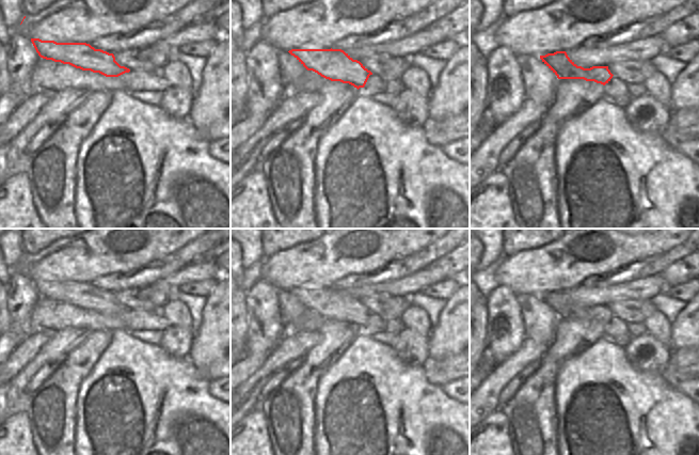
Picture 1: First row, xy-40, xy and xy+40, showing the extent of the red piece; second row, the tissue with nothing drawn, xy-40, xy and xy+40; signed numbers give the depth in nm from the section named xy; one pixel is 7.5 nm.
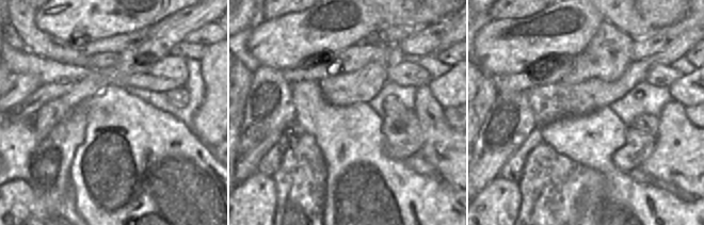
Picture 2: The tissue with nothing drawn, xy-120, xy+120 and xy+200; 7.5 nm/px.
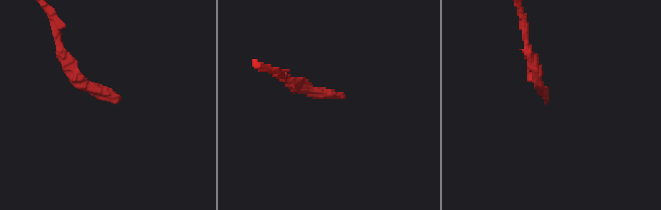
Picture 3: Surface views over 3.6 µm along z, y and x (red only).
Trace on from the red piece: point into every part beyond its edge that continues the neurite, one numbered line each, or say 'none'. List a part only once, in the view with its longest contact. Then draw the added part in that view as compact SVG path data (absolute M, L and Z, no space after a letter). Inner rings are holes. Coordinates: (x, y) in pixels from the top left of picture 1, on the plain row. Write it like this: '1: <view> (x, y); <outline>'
1: xy (374, 325); M370 314L365 326L359 328L359 333L372 335L384 331L384 320L377 314Z

